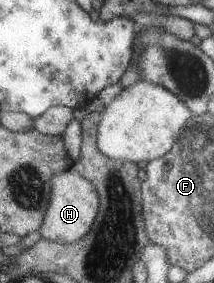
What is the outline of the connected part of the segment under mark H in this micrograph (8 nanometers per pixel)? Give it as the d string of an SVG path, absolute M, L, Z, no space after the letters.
M73 166L54 174L49 179L49 200L45 207L42 223L37 229L42 239L69 244L84 237L94 223L97 214L97 193L94 186L75 173Z

